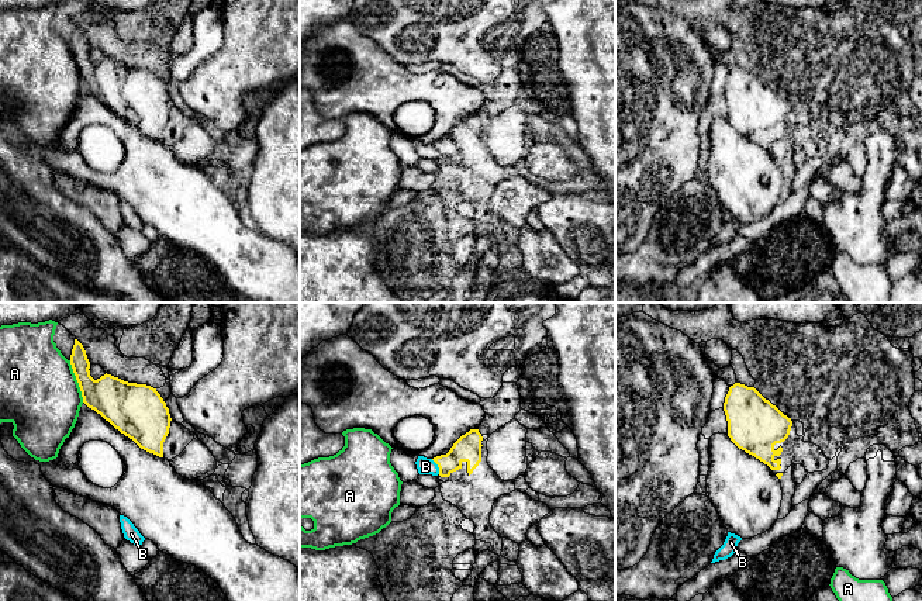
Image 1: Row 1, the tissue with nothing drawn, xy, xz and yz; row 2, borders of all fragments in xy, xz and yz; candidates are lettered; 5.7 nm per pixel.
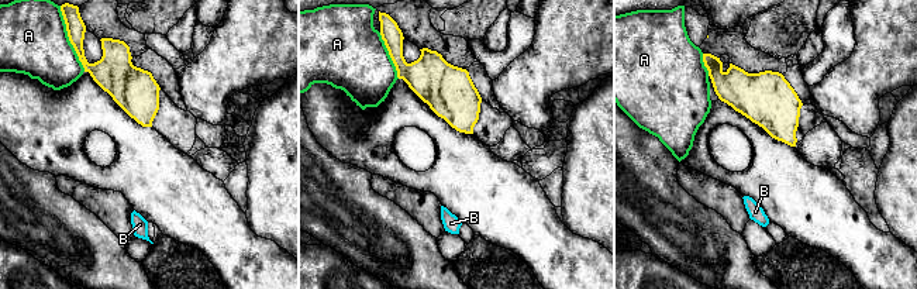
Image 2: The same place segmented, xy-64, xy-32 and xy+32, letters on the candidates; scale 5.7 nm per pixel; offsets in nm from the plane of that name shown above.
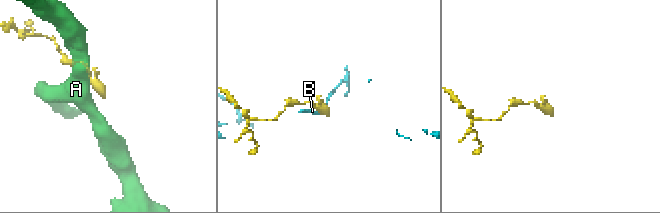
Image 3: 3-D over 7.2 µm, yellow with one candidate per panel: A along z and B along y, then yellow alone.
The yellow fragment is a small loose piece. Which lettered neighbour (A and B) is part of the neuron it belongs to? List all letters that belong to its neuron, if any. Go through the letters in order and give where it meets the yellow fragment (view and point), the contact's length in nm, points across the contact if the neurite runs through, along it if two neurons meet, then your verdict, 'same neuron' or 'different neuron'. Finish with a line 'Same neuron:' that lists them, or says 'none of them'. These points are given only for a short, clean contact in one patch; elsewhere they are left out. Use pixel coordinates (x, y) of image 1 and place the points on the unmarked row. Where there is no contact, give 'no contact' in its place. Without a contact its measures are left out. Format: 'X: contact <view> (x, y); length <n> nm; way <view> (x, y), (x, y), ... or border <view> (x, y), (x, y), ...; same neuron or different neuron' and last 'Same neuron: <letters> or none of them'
A: contact xy (78, 66); length 260 nm; different neuron
B: contact xz (438, 151); length 100 nm; border xz (431, 144), (439, 158); different neuron
Same neuron: none of them

